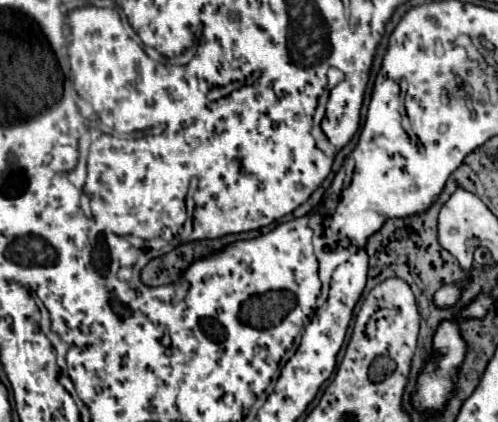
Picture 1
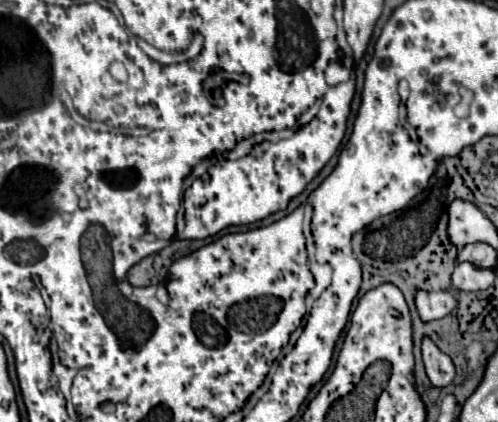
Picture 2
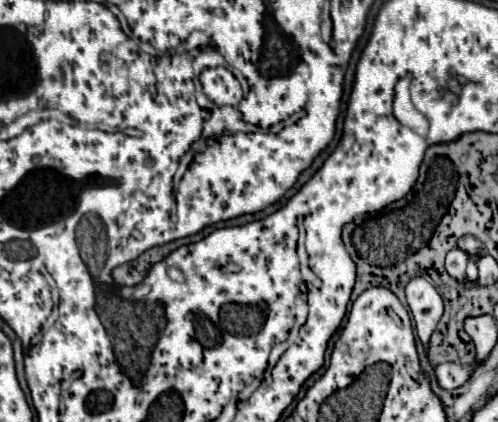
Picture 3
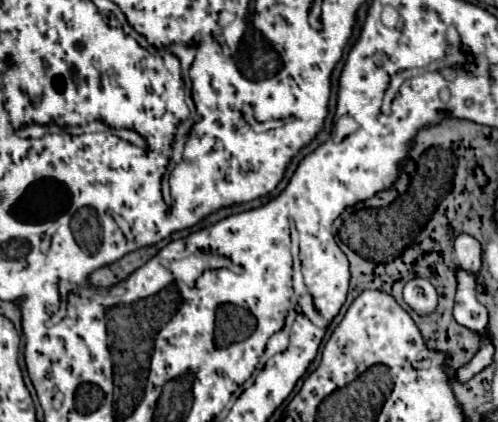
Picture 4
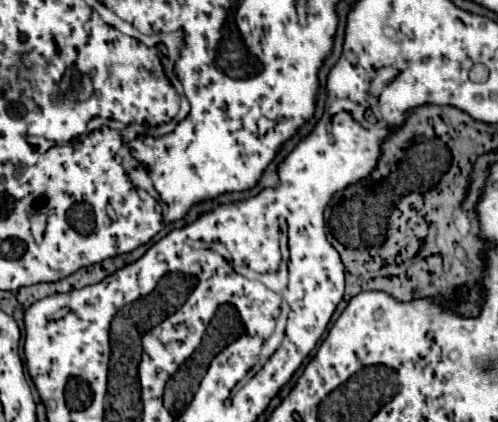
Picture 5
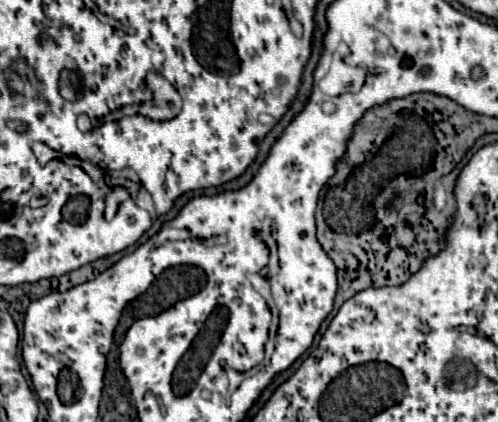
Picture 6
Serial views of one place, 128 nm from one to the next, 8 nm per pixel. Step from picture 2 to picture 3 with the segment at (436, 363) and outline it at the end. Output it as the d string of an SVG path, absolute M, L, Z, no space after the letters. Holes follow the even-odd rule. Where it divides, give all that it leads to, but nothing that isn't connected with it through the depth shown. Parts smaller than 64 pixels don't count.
M422 276L412 278L406 286L406 300L416 322L416 332L424 348L428 348L430 334L442 318L444 304L441 296L434 293L434 285ZM444 362L444 364L434 366L434 374L436 374L440 388L452 390L452 388L462 386L468 380L468 376L472 374L472 366L460 366L454 362Z

